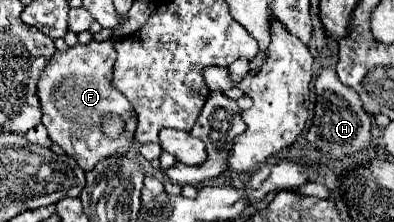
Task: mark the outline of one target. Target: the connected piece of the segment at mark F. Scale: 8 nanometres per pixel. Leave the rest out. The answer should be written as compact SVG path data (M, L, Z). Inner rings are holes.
M118 35L112 39L104 43L78 43L68 51L56 51L54 59L46 65L46 71L42 71L42 79L38 79L38 101L42 103L42 119L48 137L74 157L84 171L90 171L106 157L126 155L136 131L136 113L130 101L112 87L112 65L116 61L114 43L118 41ZM106 115L126 117L126 129L118 139L110 139L102 133L102 117Z

